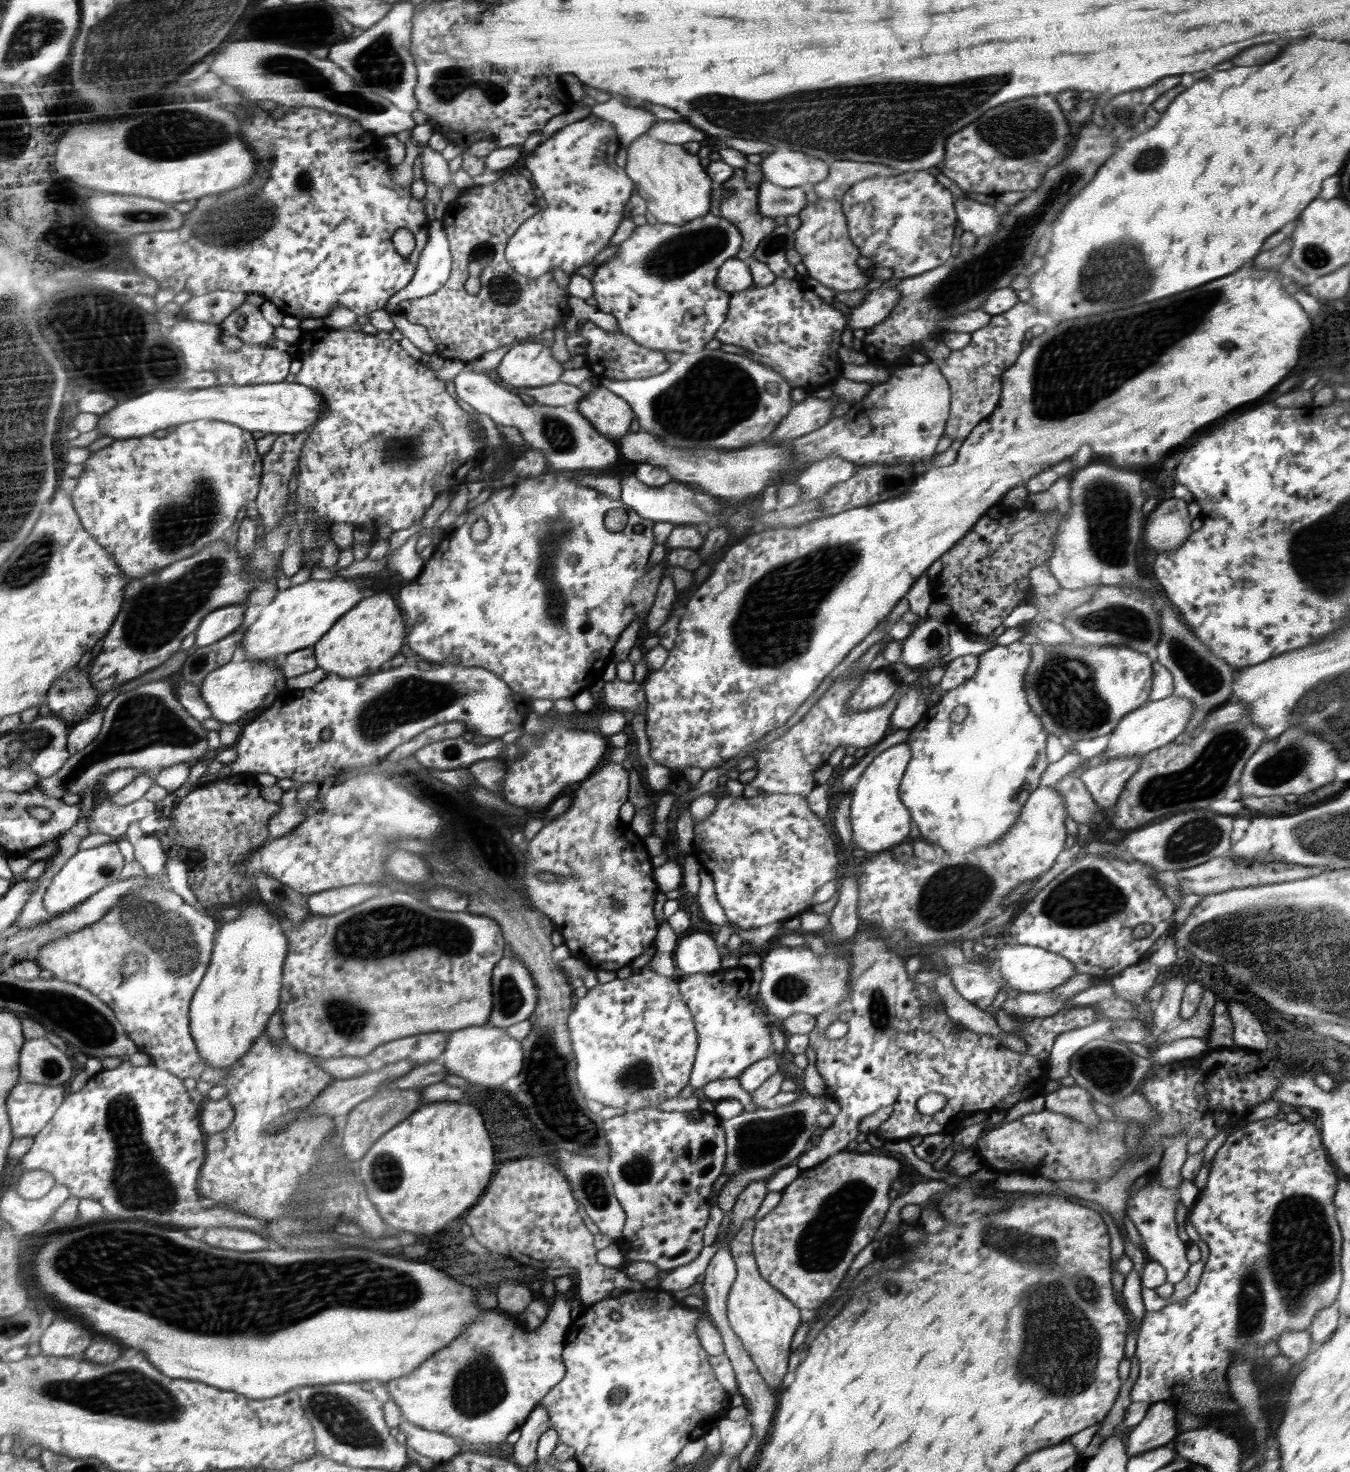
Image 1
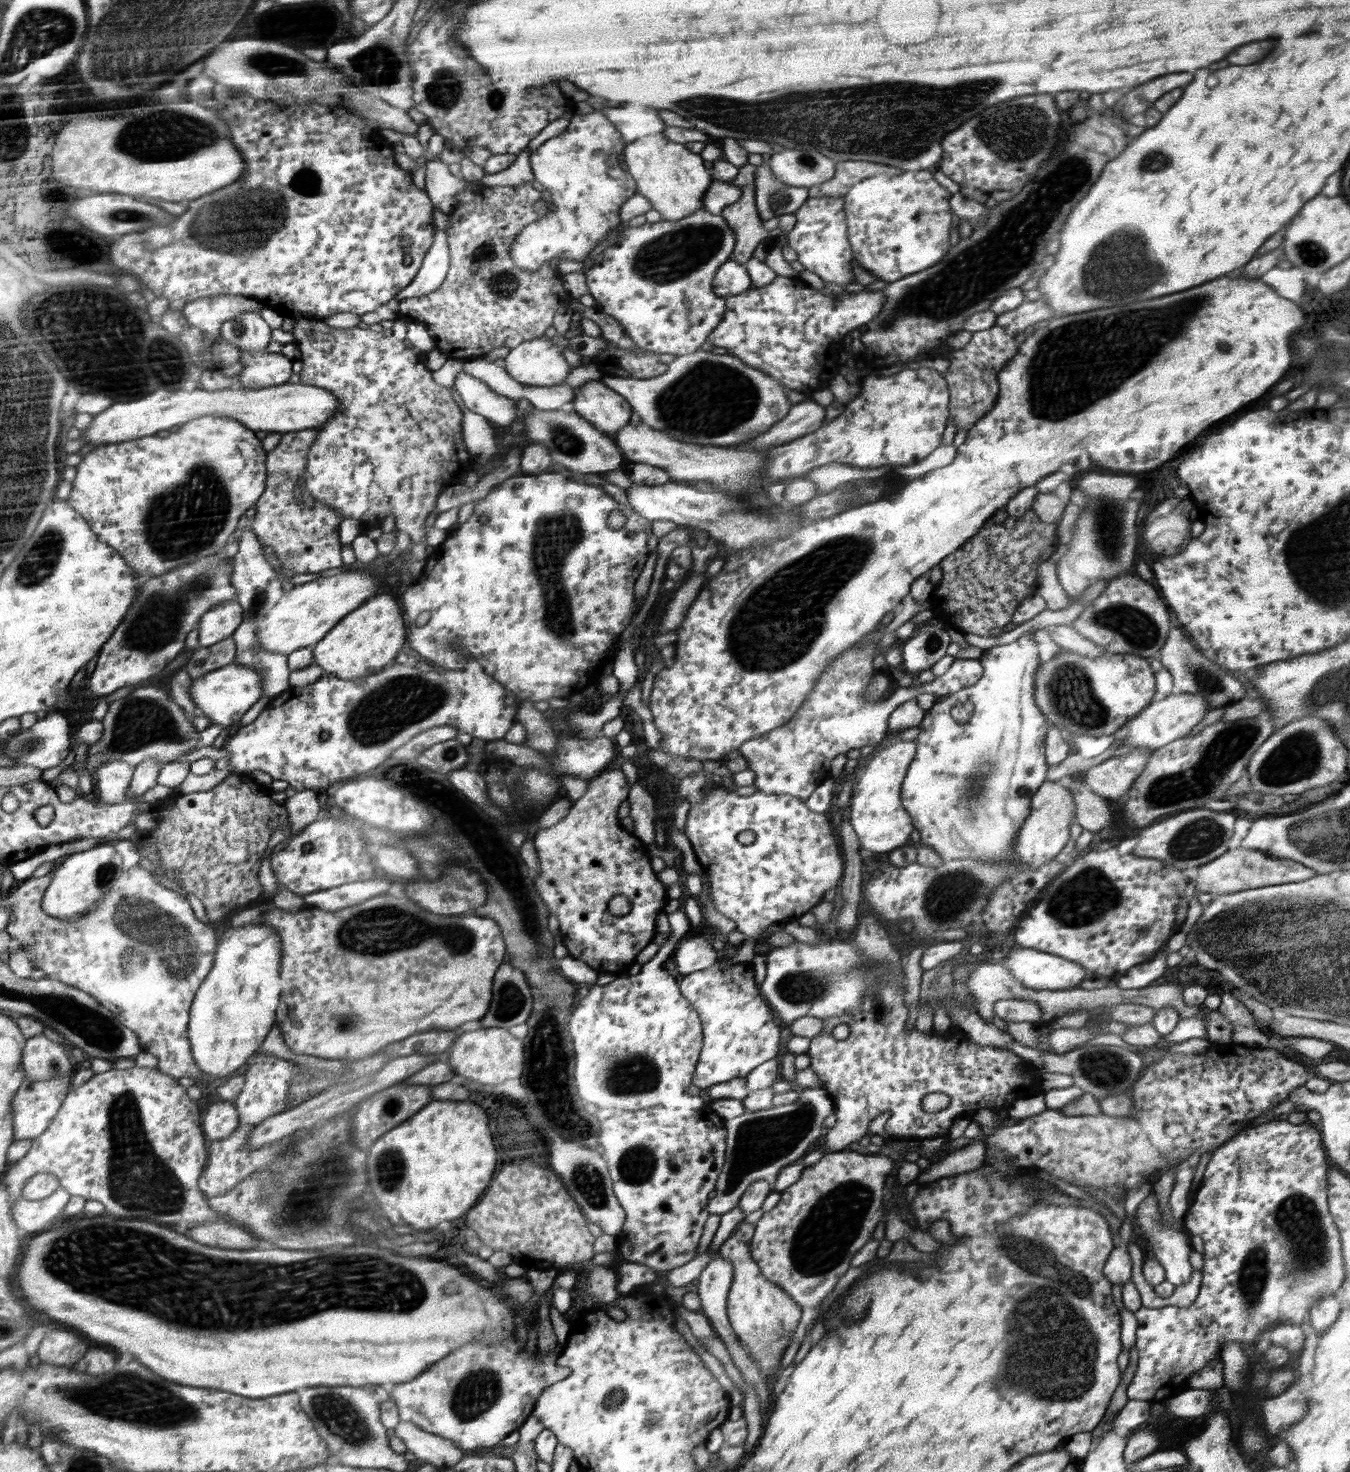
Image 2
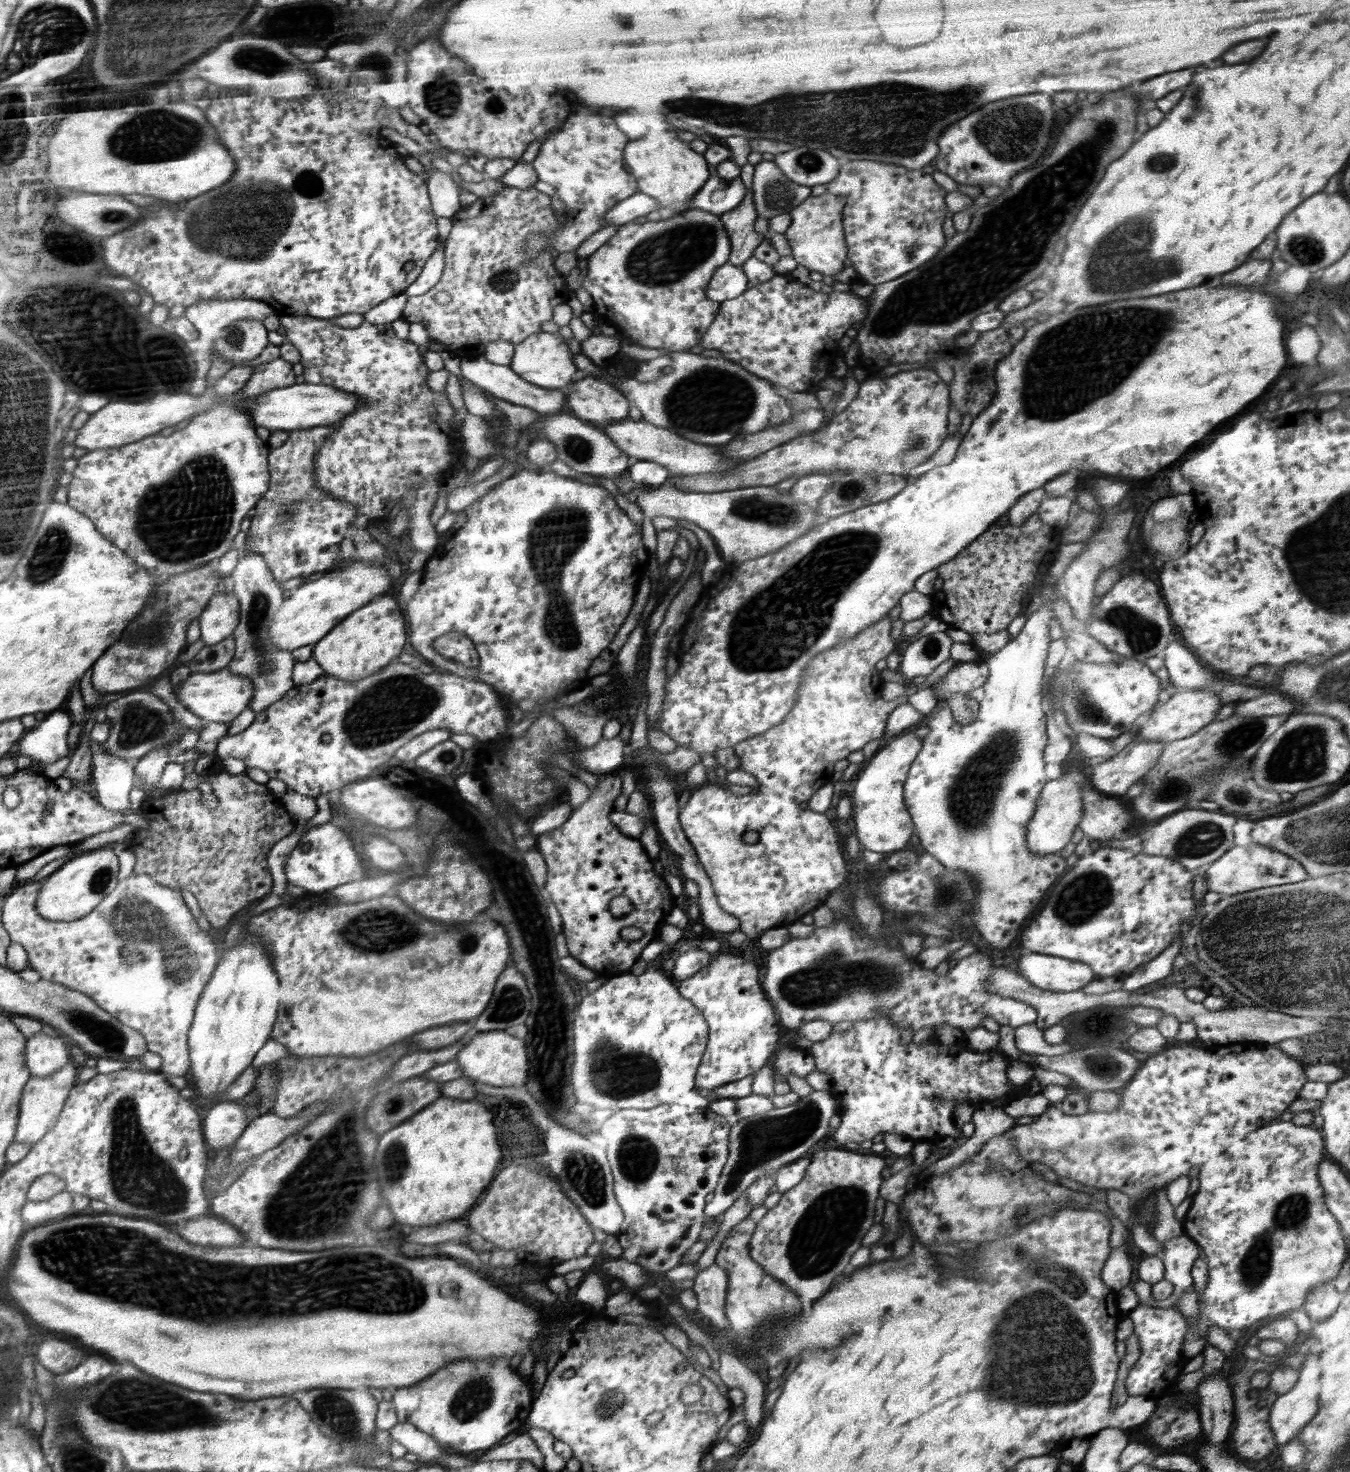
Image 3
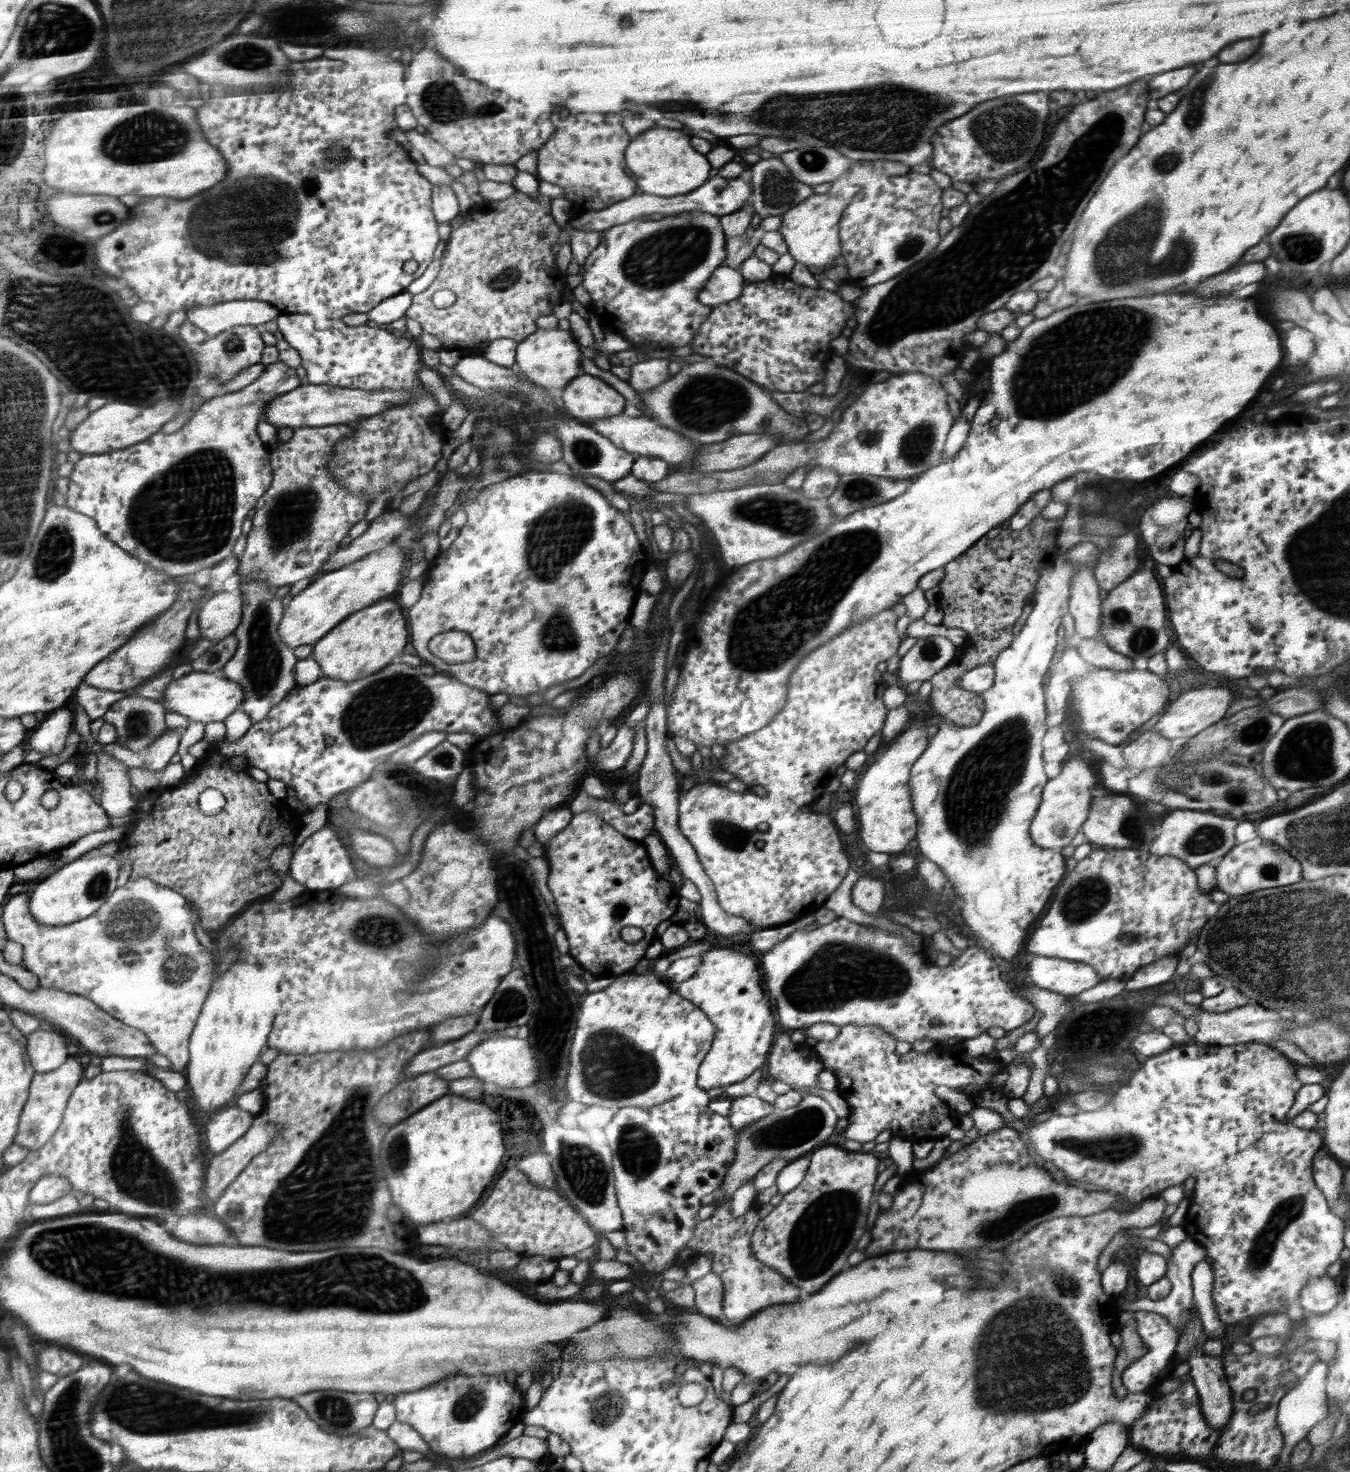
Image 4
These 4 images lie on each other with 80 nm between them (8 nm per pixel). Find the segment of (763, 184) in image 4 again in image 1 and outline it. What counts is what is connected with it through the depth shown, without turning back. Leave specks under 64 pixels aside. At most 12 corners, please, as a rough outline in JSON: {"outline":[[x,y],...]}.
{"outline":[[764,178],[759,210],[768,218],[802,213],[806,187]]}

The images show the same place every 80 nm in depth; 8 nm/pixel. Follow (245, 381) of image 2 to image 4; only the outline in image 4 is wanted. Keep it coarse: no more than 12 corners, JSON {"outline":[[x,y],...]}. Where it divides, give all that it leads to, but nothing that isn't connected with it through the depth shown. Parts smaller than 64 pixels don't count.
{"outline":[[277,361],[174,434],[86,454],[66,506],[173,577],[271,486]]}

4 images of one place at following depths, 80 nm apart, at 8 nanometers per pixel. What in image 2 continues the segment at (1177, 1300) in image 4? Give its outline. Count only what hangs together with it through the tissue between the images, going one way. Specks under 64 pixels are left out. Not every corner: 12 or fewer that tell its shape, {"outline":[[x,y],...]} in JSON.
{"outline":[[1151,1192],[1137,1206],[1144,1231],[1165,1281],[1189,1283],[1193,1246],[1184,1234],[1161,1220]]}

